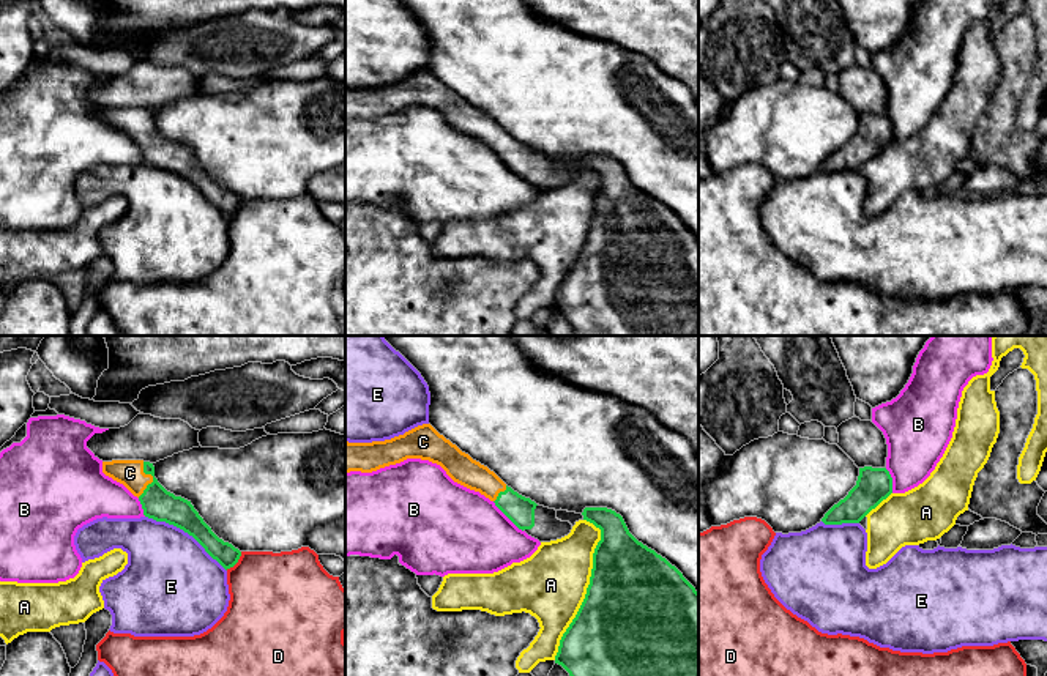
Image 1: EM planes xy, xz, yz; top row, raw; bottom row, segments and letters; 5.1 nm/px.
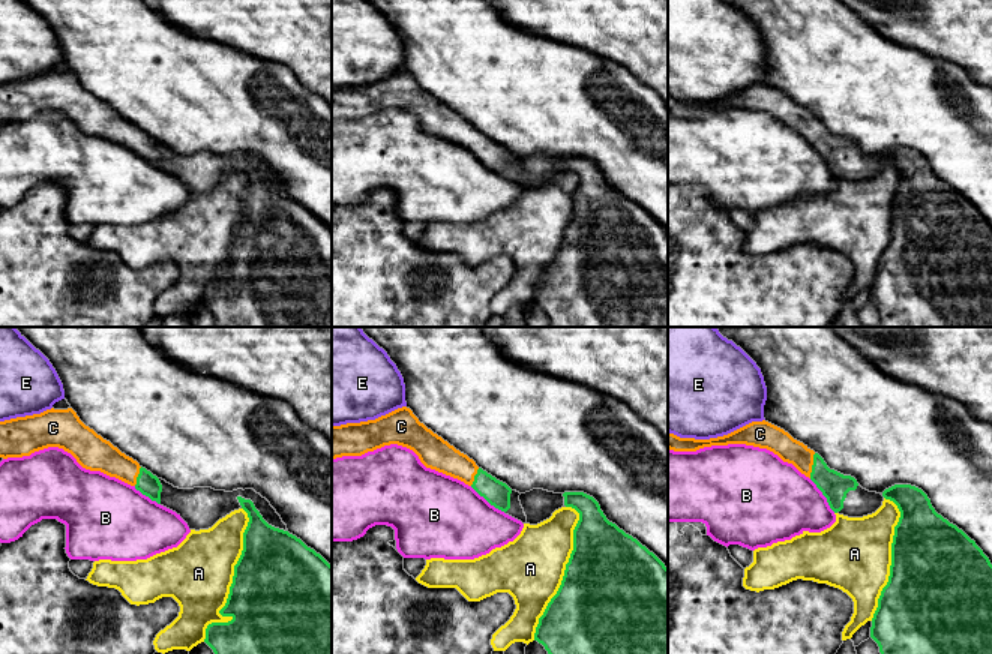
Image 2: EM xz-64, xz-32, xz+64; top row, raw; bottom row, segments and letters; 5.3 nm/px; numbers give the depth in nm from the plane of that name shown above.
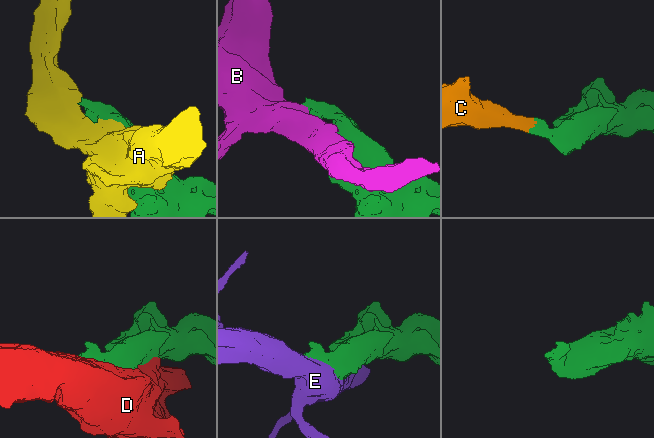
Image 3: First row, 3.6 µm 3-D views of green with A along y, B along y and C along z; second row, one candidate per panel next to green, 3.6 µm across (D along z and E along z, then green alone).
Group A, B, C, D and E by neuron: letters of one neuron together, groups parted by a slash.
A / B / C / D E

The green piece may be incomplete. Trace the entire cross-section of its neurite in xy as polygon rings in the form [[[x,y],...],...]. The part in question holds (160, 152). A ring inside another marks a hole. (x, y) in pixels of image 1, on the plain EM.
[[[143,107],[102,109],[102,120],[139,145],[145,164],[183,176],[225,217],[238,210],[241,199],[219,186],[191,148],[167,139],[155,124],[153,110]]]

